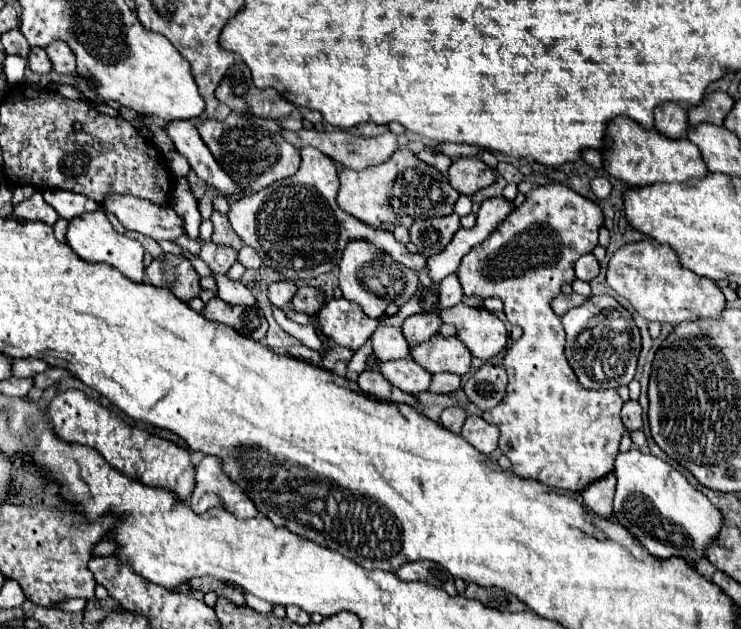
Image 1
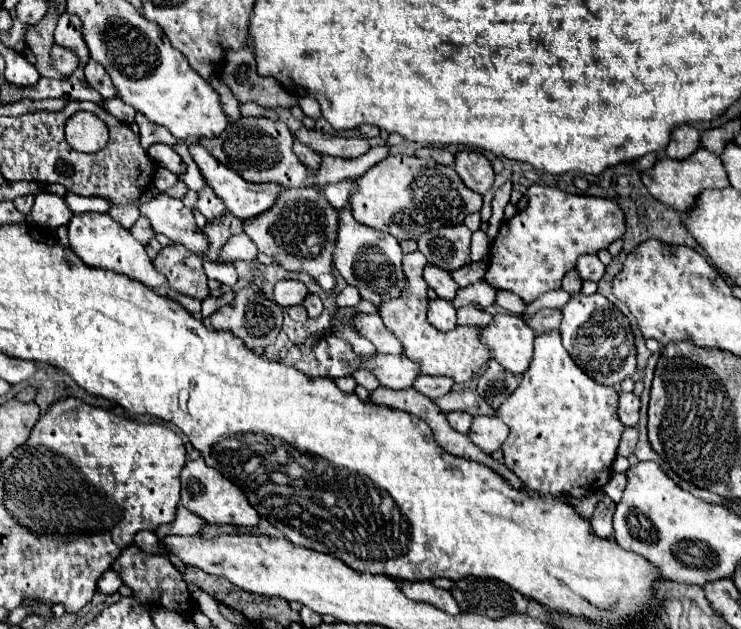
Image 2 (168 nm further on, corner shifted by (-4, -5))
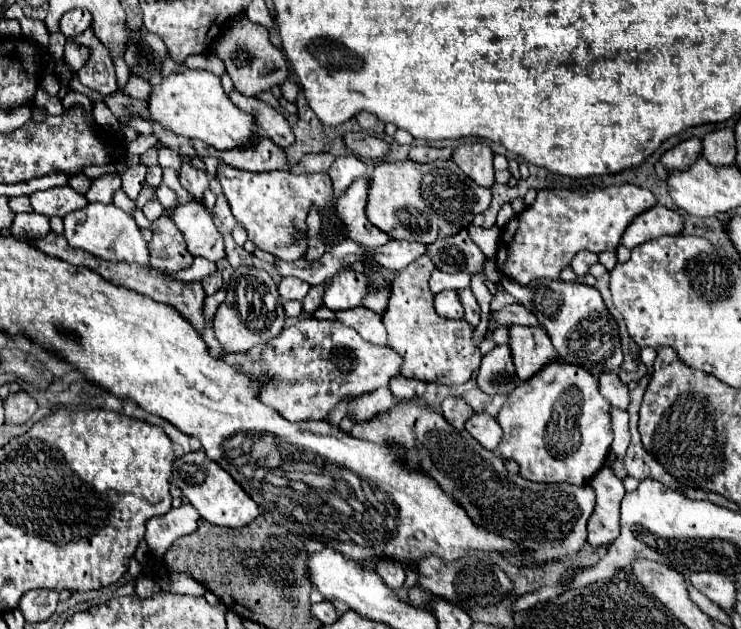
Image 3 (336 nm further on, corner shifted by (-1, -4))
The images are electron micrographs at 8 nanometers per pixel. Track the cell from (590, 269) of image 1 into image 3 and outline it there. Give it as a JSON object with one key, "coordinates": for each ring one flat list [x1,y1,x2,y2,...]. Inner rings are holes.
{"coordinates":[[578,251,574,255,574,259,570,261,570,267,572,271,578,275,578,277,584,277,588,273,588,269,598,261,598,255,592,253,592,251]]}

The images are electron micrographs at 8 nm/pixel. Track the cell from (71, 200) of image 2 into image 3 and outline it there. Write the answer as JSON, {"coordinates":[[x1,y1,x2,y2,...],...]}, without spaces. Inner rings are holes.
{"coordinates":[[110,173,104,175,100,179,94,179,92,187,86,193,88,201,100,201,100,203,112,203,112,195,116,189,120,189,120,175,118,173]]}

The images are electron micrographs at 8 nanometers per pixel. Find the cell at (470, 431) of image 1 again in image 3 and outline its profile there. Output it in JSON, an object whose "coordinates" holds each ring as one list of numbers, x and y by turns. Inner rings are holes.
{"coordinates":[[474,413,472,419,466,421,466,431,486,449,496,449,502,437,498,421,488,413]]}

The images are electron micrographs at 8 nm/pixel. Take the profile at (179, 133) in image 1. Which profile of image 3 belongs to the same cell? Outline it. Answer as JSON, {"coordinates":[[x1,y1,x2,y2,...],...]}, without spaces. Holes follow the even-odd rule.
{"coordinates":[[220,165,218,181,222,183,224,195,230,203,234,217,238,219,238,223,246,227,248,239,256,247,272,253,282,261,296,261,306,255,308,251,306,217,310,207,314,205,320,209,322,233,330,229,330,243,336,245,342,239,342,223,340,219,336,219,334,189,328,173,312,173,312,175,294,175,290,171,250,173,228,165]]}

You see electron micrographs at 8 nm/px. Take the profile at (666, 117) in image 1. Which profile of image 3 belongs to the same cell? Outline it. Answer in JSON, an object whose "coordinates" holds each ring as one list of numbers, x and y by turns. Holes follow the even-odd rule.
{"coordinates":[[692,137,688,141,682,141,674,149,666,151,660,161,668,171,684,171,686,167,692,167,696,163,700,151,702,151,702,143,696,137]]}

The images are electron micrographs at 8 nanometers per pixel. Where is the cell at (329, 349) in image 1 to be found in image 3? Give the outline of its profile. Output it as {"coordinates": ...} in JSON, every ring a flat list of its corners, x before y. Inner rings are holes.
{"coordinates":[[344,398,336,408,328,415,327,420,335,425,339,426,341,420,346,416,348,405,353,401,352,398]]}

